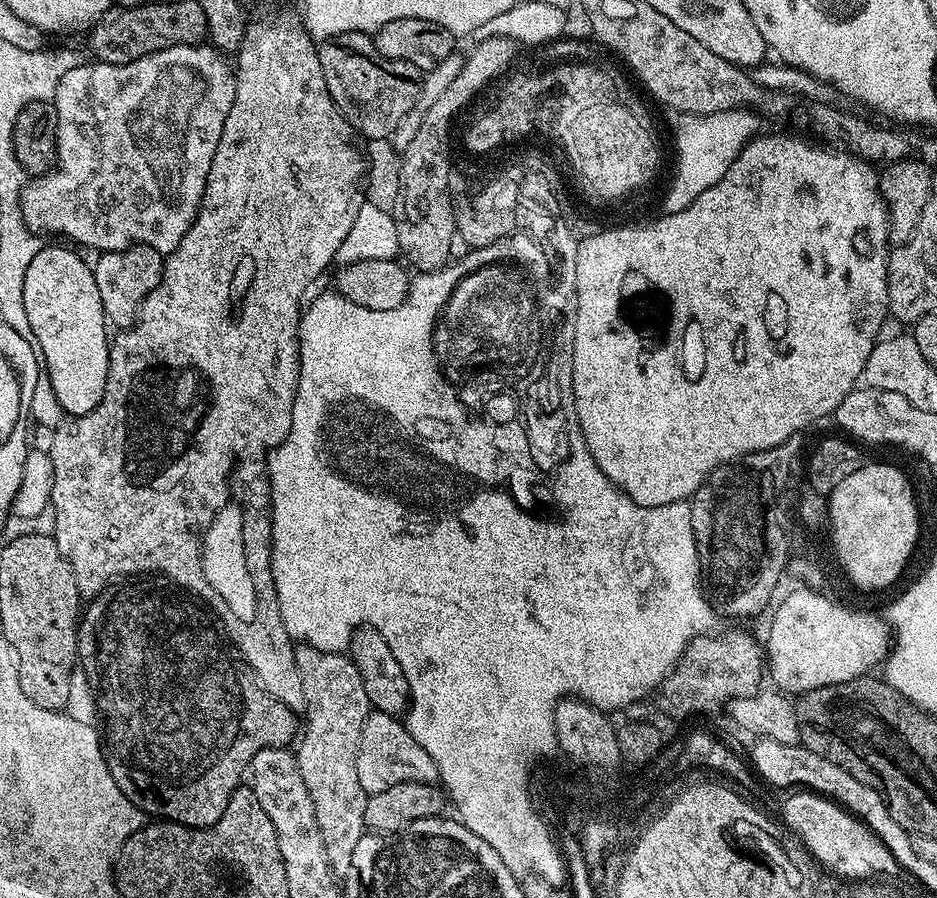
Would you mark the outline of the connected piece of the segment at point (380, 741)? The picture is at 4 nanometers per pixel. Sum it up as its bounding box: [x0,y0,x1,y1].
[356,710,440,796]

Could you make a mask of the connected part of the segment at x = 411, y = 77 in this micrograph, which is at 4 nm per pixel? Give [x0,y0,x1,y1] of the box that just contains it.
[318,32,422,141]

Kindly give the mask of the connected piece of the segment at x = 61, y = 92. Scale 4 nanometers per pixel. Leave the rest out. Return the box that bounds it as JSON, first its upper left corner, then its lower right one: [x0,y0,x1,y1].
[20,43,236,254]

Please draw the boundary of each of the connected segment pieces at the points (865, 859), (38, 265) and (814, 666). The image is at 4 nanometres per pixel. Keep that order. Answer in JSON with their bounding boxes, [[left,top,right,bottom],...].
[[780,790,896,875],[23,248,110,417],[766,586,890,694]]

